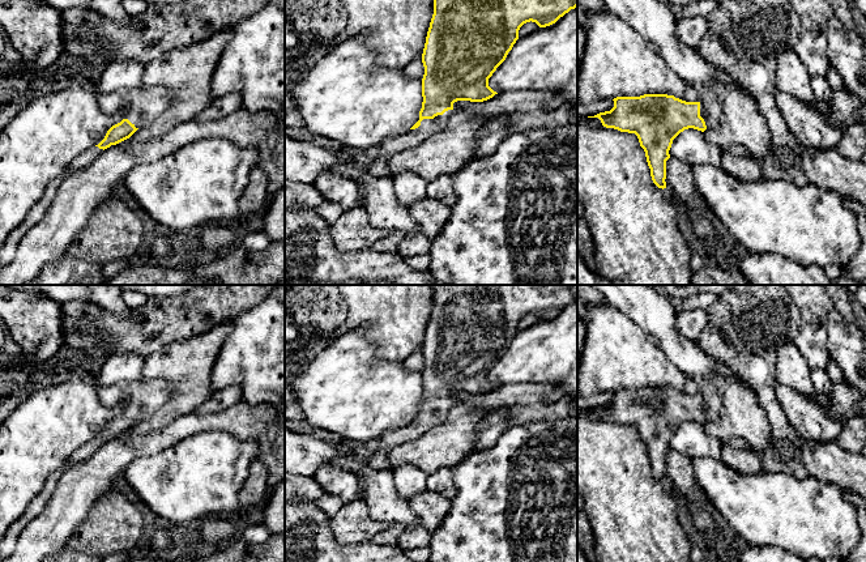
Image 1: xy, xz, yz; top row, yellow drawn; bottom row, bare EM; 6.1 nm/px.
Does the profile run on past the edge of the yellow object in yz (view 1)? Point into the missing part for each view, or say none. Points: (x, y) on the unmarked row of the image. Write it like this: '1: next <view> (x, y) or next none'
1: next none

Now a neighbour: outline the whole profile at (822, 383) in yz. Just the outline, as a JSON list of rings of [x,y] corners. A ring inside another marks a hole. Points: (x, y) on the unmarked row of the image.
[[[811,369],[811,380],[815,391],[823,395],[828,395],[831,392],[833,383],[824,370]]]

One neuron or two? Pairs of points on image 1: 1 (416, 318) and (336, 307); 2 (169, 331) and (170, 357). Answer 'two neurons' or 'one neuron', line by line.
1: one neuron
2: two neurons

